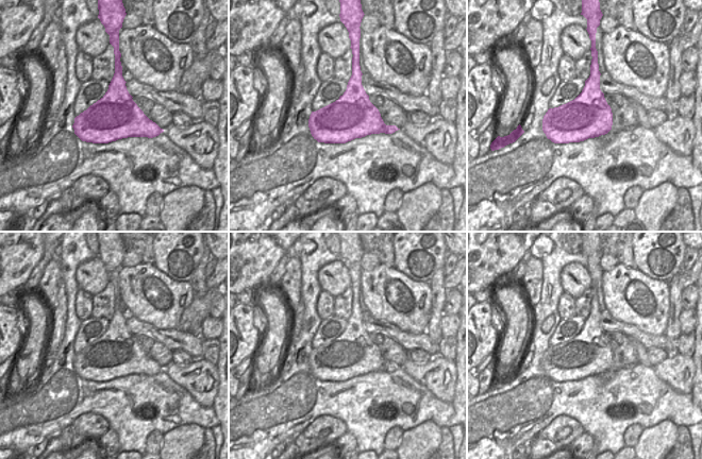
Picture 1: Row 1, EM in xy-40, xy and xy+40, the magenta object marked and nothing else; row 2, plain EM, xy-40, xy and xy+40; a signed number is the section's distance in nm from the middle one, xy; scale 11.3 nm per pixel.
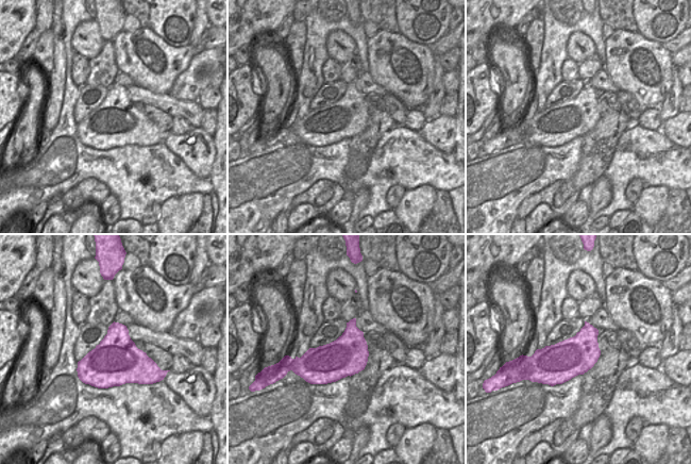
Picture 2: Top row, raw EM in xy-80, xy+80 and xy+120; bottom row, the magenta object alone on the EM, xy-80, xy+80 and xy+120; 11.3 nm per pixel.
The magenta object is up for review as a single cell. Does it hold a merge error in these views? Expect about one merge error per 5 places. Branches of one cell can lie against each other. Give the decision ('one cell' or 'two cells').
one cell

